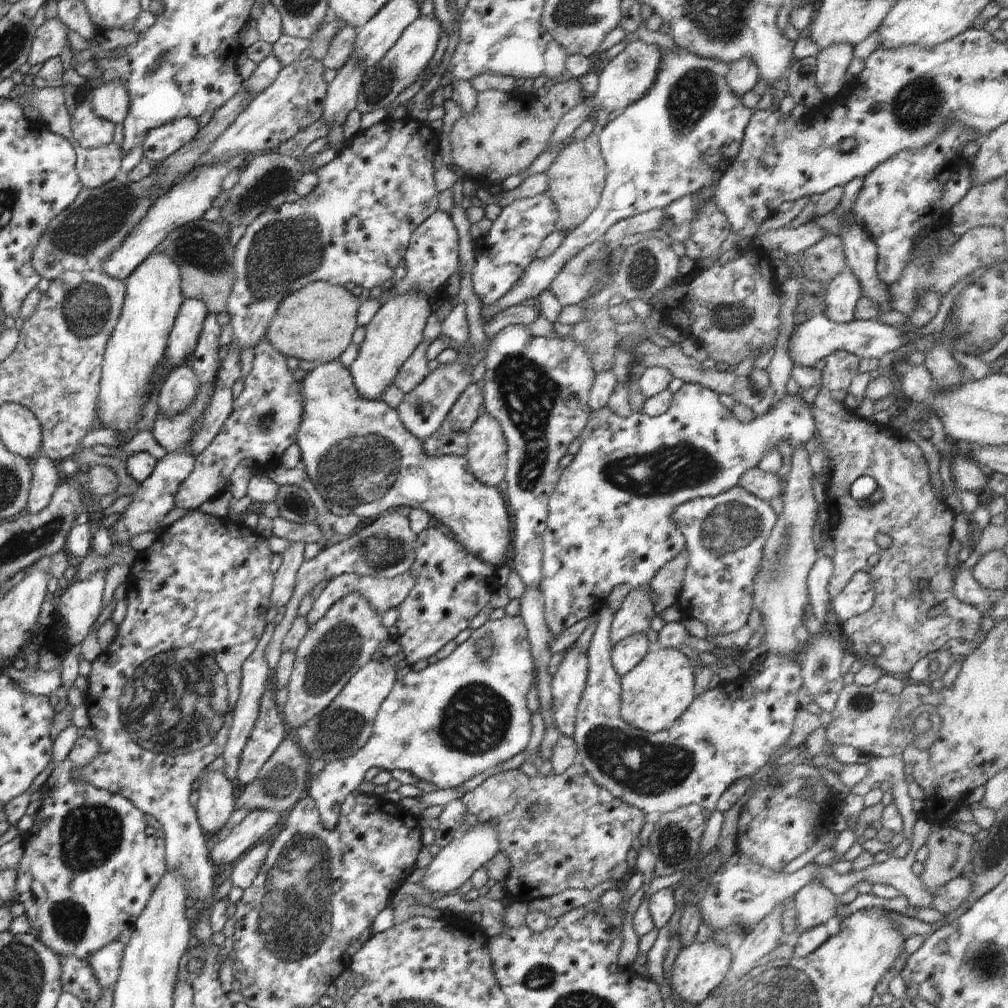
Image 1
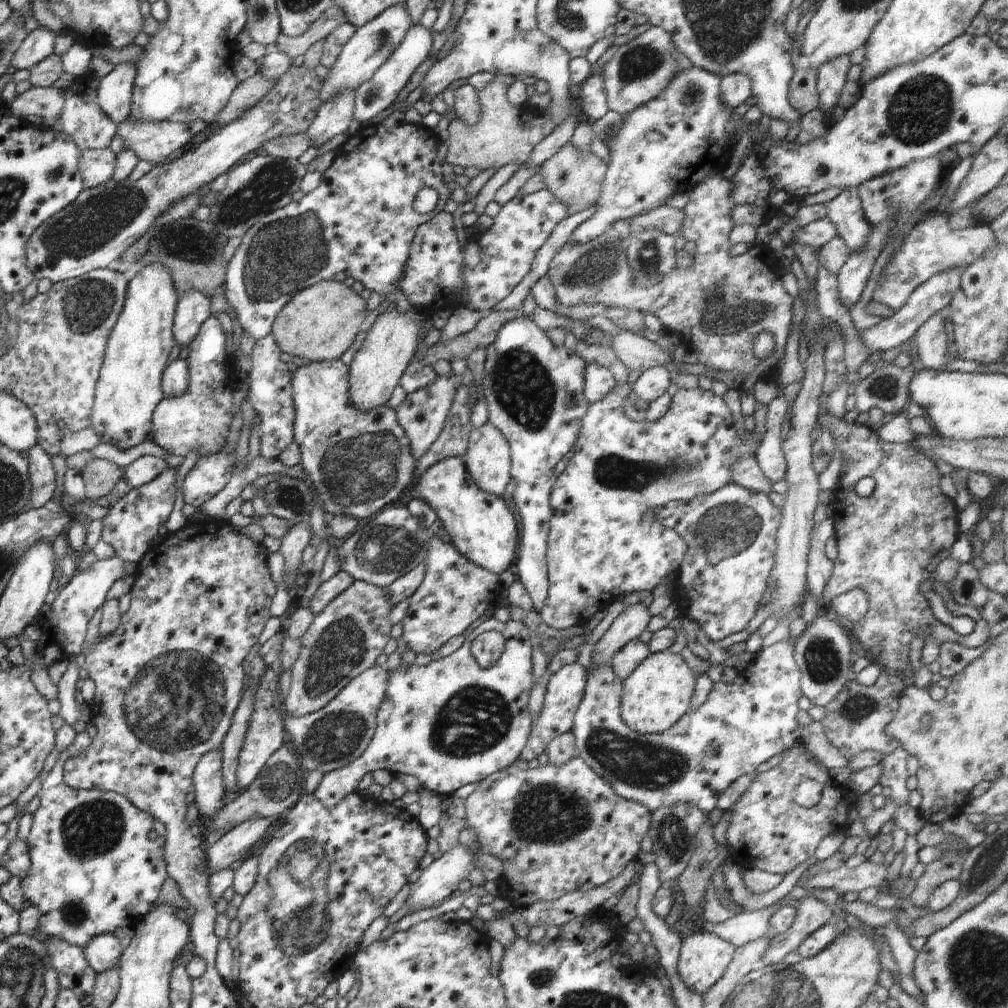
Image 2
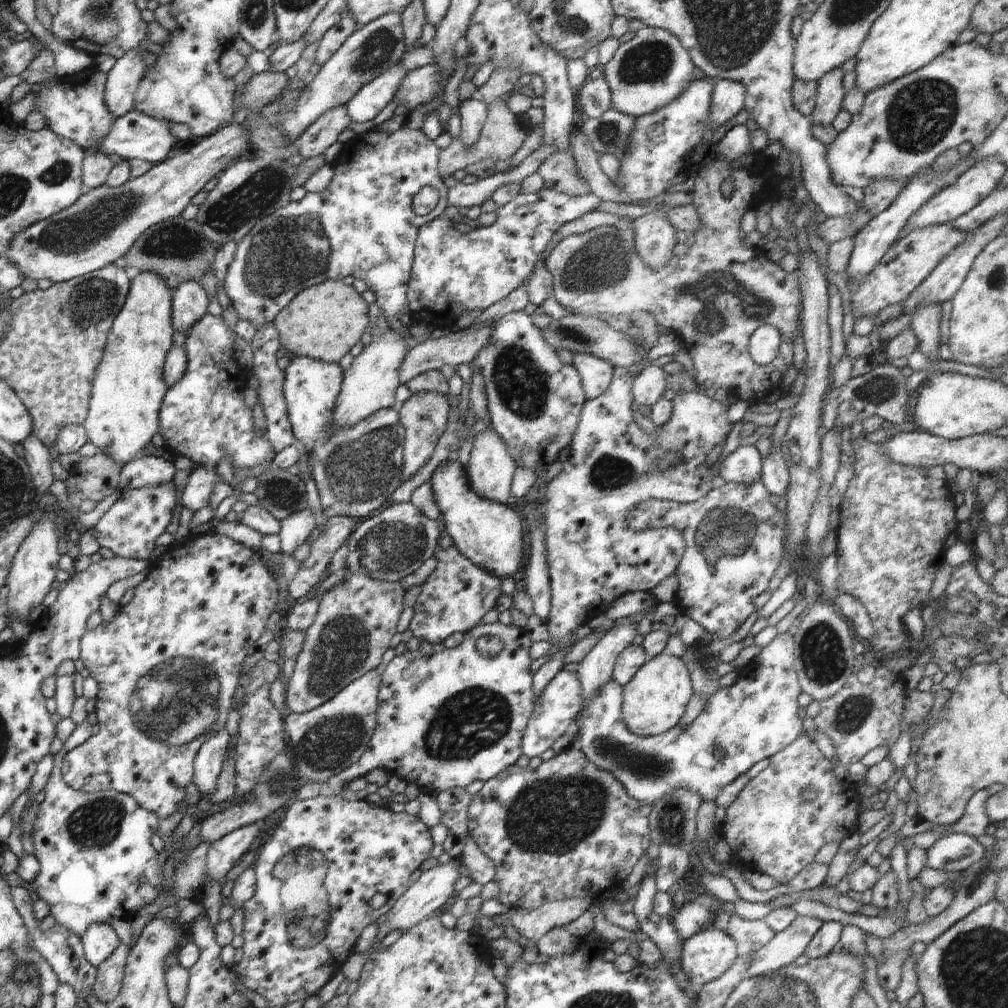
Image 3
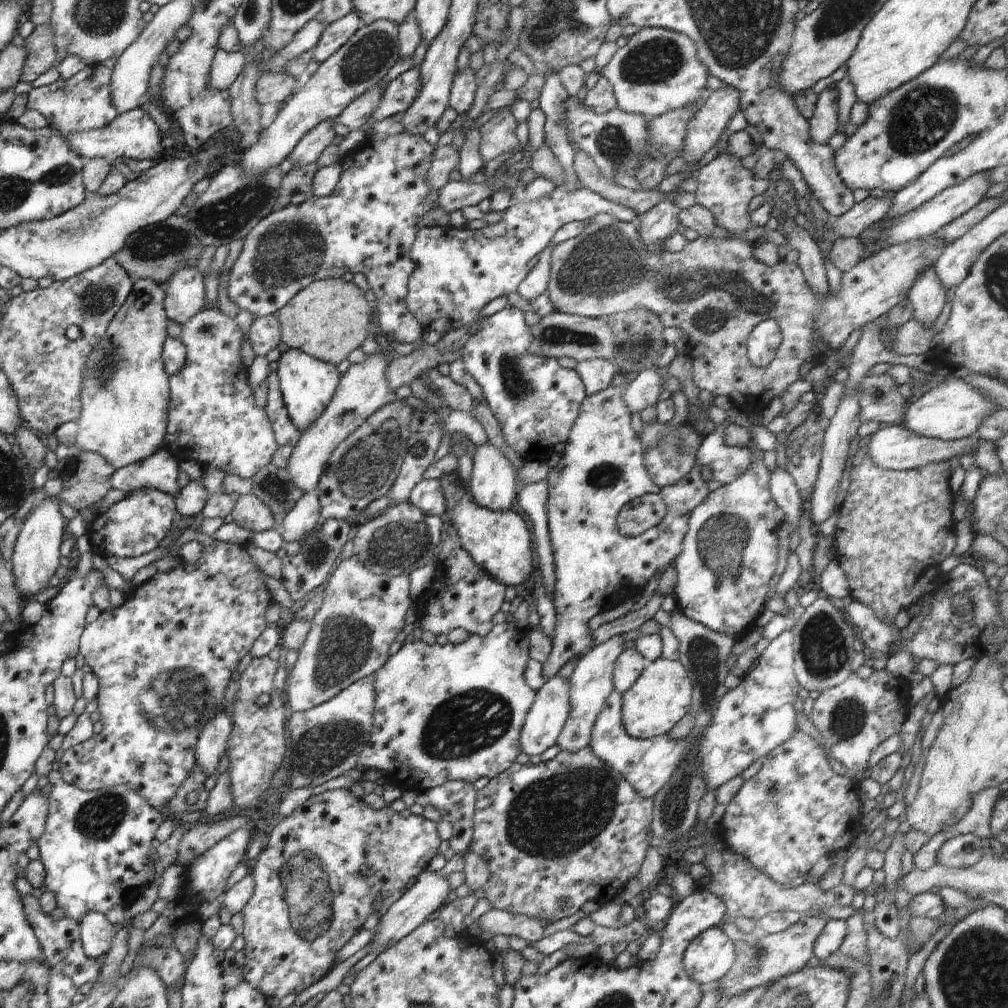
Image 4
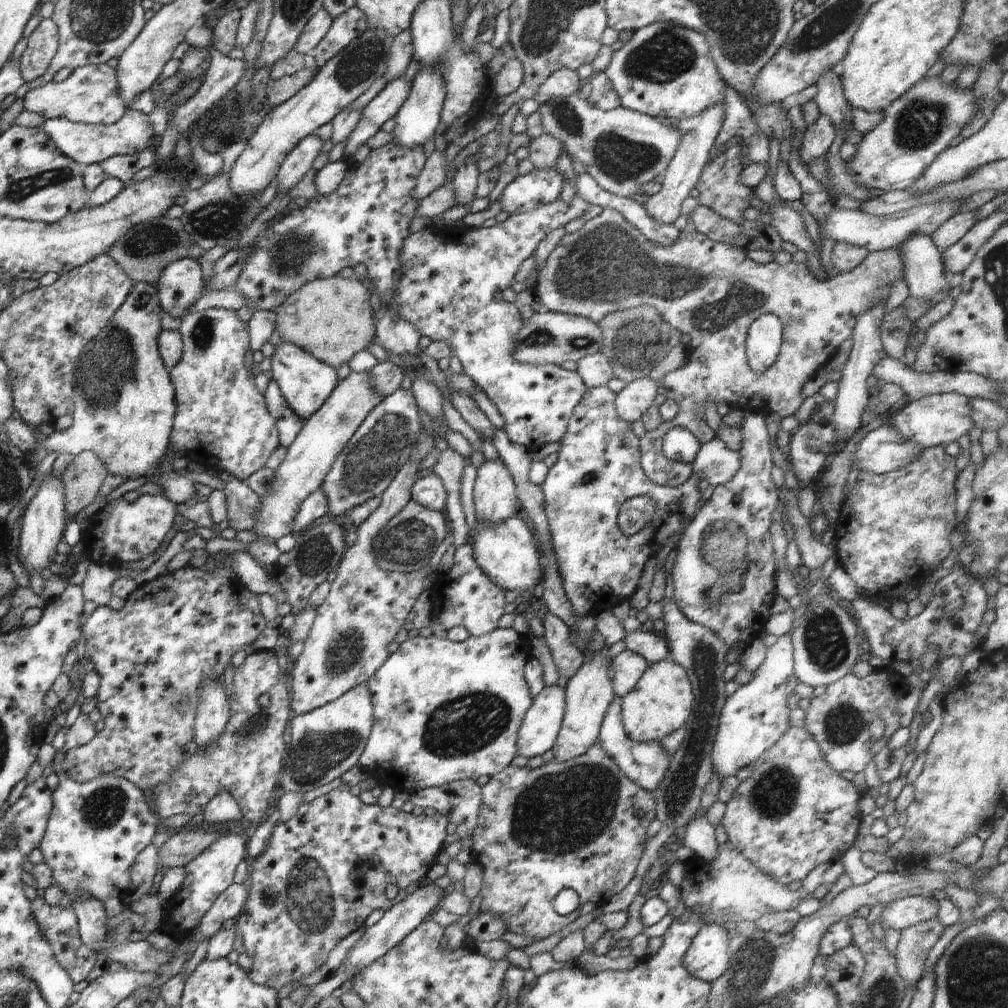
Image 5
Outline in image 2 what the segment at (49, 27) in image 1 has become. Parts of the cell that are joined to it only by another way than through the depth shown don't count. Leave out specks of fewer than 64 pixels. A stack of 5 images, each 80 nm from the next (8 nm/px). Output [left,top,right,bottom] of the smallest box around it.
[12,26,56,69]

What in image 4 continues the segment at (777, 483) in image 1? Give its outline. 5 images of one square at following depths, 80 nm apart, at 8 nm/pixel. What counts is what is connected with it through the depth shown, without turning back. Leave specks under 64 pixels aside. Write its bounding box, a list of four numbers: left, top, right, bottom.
[696,421,753,485]

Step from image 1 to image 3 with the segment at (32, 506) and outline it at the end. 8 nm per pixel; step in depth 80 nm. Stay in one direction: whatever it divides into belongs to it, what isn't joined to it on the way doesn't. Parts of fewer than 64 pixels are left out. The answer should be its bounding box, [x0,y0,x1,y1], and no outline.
[22,433,56,500]

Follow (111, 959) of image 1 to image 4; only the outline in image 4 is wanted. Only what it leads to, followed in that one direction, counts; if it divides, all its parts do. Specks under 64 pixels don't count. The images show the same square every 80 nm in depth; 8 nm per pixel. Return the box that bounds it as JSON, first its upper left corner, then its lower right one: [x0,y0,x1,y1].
[78,913,117,961]

